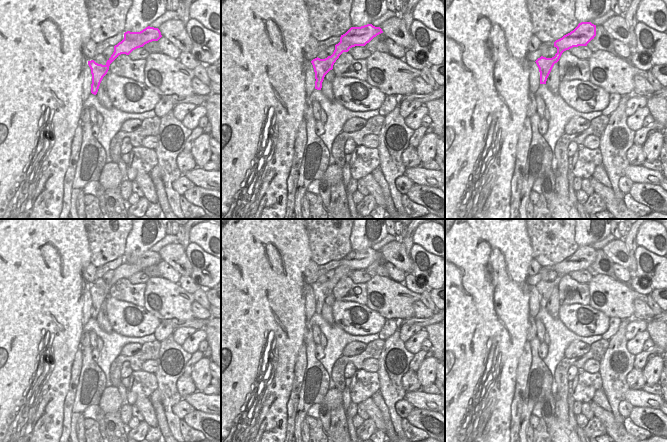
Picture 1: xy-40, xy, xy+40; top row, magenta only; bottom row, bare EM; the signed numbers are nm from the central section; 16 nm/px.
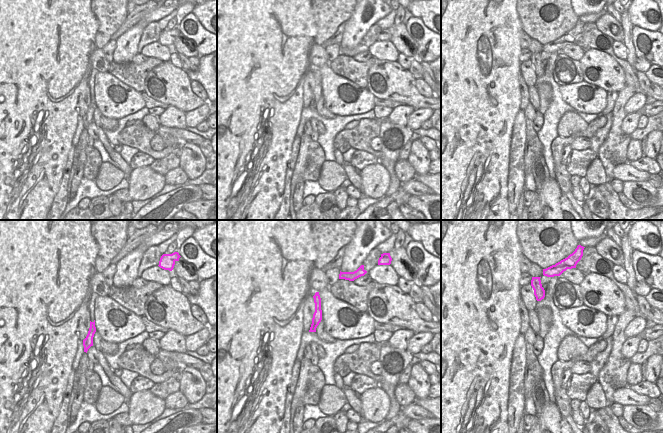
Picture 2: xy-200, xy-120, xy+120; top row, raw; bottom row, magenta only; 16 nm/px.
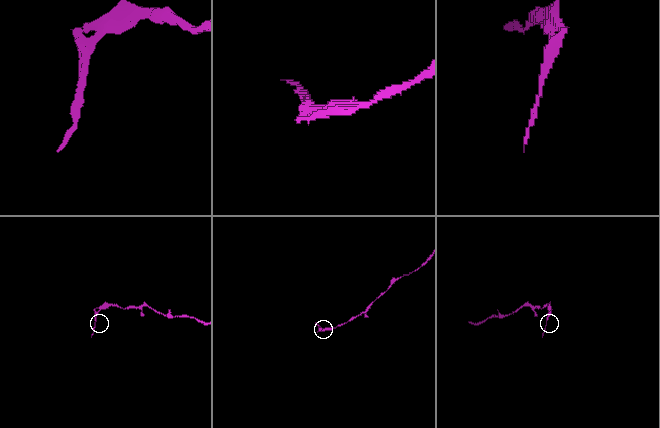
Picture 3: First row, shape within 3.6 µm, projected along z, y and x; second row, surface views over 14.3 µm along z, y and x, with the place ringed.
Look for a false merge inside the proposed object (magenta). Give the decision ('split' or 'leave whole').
split

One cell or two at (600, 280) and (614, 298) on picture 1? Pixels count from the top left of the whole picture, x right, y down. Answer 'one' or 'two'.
one

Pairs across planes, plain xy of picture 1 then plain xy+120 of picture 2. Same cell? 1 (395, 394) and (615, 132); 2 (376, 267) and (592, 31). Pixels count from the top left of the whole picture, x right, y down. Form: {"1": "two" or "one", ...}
{"1": "one", "2": "one"}

